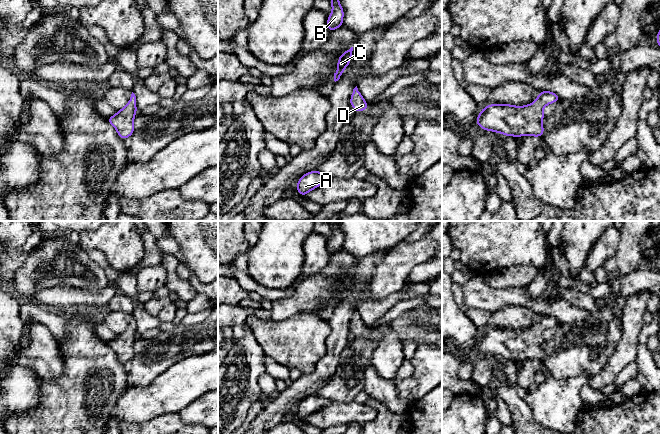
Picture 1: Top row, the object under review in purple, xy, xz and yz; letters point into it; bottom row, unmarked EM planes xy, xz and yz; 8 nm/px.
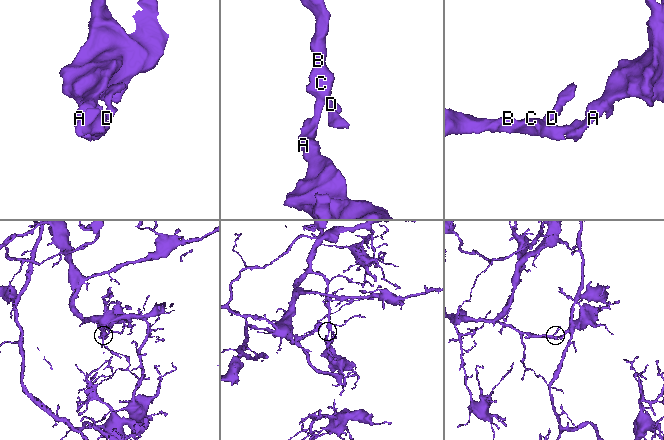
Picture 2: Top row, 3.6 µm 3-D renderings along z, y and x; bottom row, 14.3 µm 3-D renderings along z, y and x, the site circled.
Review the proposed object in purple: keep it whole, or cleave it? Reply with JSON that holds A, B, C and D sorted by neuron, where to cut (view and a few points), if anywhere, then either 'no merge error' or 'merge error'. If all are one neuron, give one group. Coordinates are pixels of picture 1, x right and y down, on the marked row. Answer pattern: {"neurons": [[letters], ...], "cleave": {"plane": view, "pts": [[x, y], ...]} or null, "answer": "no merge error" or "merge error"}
{"neurons": [["A", "B", "C", "D"]], "cleave": null, "answer": "no merge error"}

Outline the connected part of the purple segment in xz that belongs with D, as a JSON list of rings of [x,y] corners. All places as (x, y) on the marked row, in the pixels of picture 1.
[[[357,86],[352,91],[349,105],[354,108],[355,112],[364,111],[369,107],[368,103],[359,92]]]

